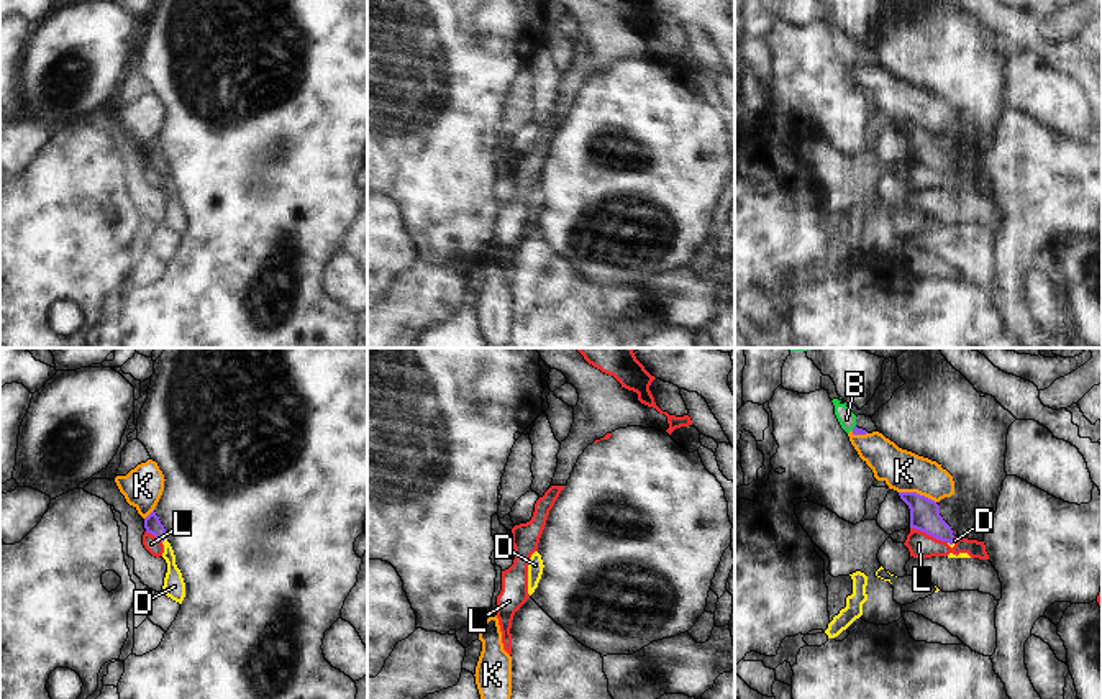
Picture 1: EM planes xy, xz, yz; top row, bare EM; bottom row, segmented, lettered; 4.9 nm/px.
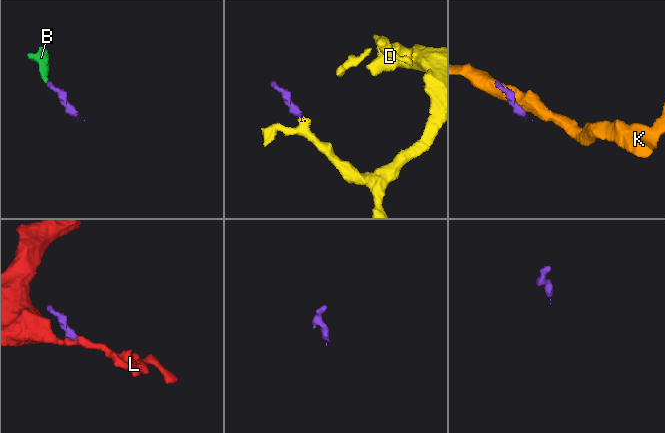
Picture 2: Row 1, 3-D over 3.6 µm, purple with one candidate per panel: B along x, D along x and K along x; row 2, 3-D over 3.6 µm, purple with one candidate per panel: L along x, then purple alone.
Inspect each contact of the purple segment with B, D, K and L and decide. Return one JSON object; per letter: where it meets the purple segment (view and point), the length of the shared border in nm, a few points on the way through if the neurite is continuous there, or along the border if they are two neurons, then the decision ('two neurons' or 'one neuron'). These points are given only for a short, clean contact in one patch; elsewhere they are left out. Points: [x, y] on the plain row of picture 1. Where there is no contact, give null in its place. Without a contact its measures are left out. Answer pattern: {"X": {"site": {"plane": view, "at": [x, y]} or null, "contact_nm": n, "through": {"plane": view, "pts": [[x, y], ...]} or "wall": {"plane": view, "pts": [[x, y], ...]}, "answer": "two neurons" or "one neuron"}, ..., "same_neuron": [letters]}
{"B": {"site": {"plane": "yz", "at": [853, 61]}, "contact_nm": 40, "through": {"plane": "yz", "pts": [[856, 63], [853, 61], [846, 51]]}, "answer": "one neuron"}, "D": {"site": {"plane": "xy", "at": [164, 171]}, "contact_nm": 40, "through": {"plane": "xy", "pts": [[153, 158], [164, 171], [174, 219]]}, "answer": "one neuron"}, "K": {"site": {"plane": "yz", "at": [915, 125]}, "contact_nm": 190, "answer": "two neurons"}, "L": {"site": {"plane": "yz", "at": [928, 166]}, "contact_nm": 200, "wall": {"plane": "yz", "pts": [[910, 159], [947, 176]]}, "answer": "two neurons"}, "same_neuron": ["B", "D"]}

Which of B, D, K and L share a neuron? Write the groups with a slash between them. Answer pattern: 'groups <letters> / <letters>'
groups B D / K / L

